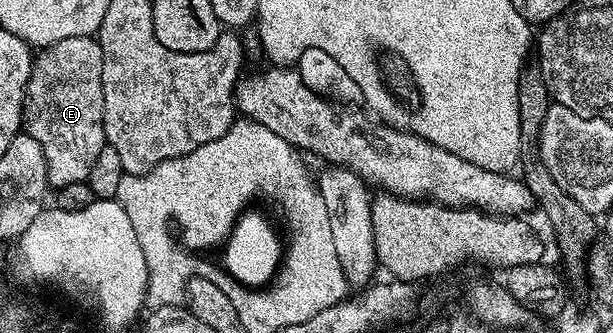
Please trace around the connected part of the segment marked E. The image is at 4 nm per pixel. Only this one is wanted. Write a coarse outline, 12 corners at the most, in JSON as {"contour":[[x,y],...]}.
{"contour":[[103,48],[34,57],[23,130],[48,185],[88,179],[106,146]]}

